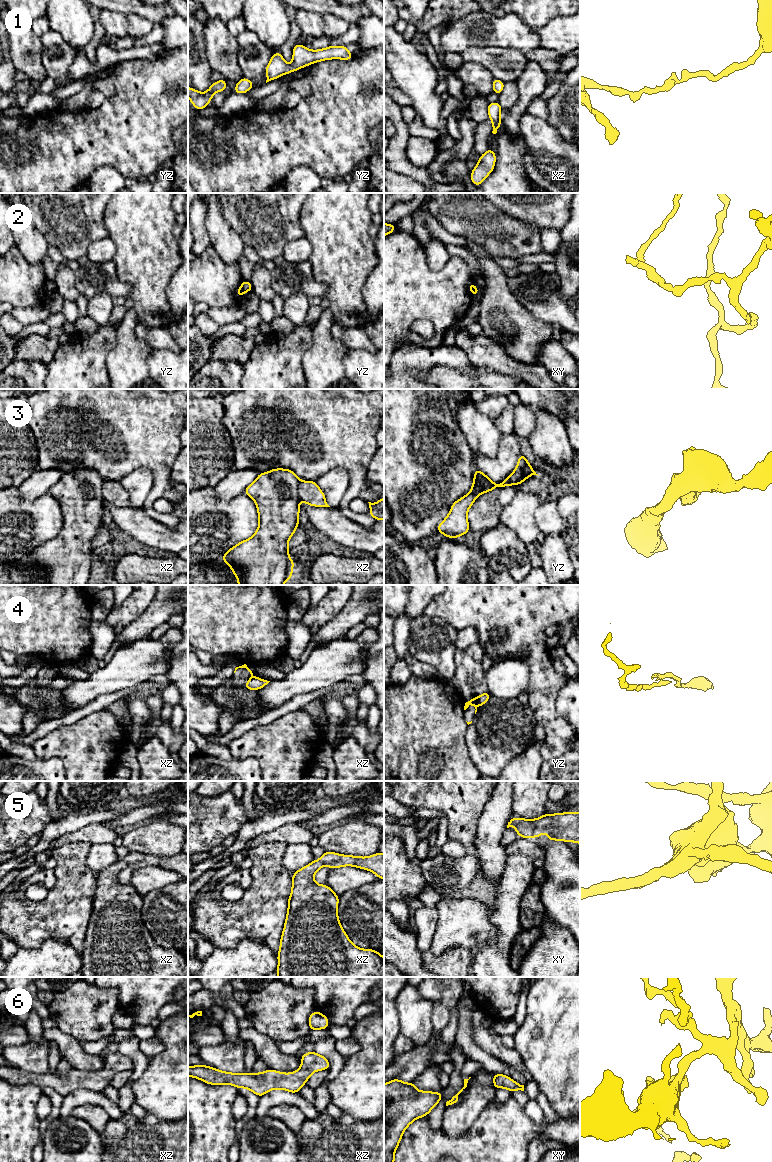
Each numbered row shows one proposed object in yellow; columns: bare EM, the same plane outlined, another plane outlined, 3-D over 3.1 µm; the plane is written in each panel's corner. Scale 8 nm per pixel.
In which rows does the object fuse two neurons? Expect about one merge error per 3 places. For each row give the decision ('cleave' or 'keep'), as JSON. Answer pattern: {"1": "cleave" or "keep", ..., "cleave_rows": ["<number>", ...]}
{"1": "keep", "2": "cleave", "3": "cleave", "4": "cleave", "5": "keep", "6": "keep", "cleave_rows": ["2", "3", "4"]}

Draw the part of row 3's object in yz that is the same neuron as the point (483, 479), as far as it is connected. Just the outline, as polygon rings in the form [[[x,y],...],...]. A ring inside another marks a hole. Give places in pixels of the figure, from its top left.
[[[475,468],[474,476],[477,478],[480,485],[484,486],[487,491],[490,491],[489,478],[487,475]]]

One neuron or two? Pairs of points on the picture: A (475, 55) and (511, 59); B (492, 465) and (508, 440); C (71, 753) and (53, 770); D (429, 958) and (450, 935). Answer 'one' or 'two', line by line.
A: one
B: one
C: two
D: two

